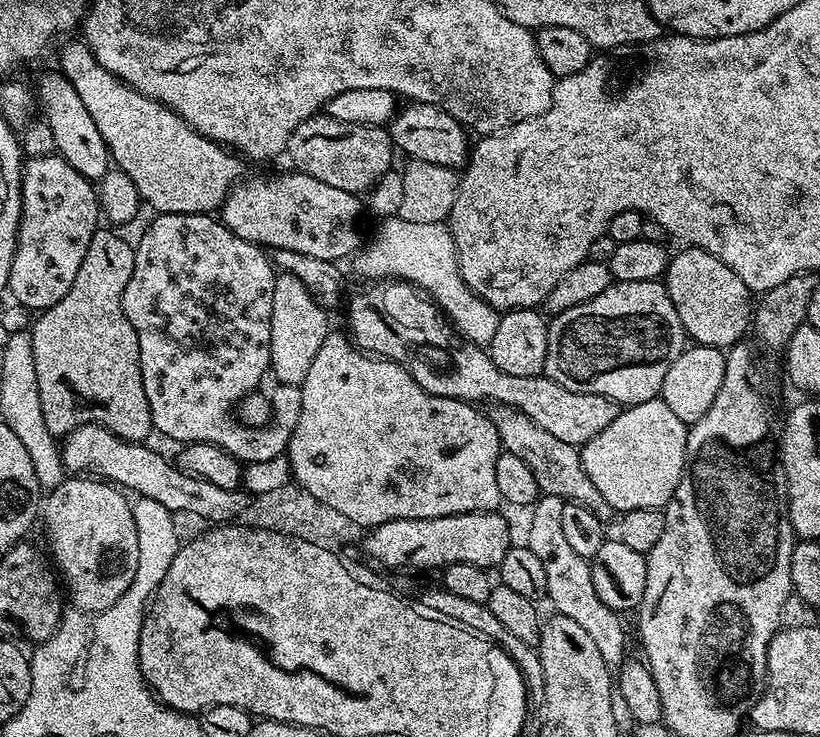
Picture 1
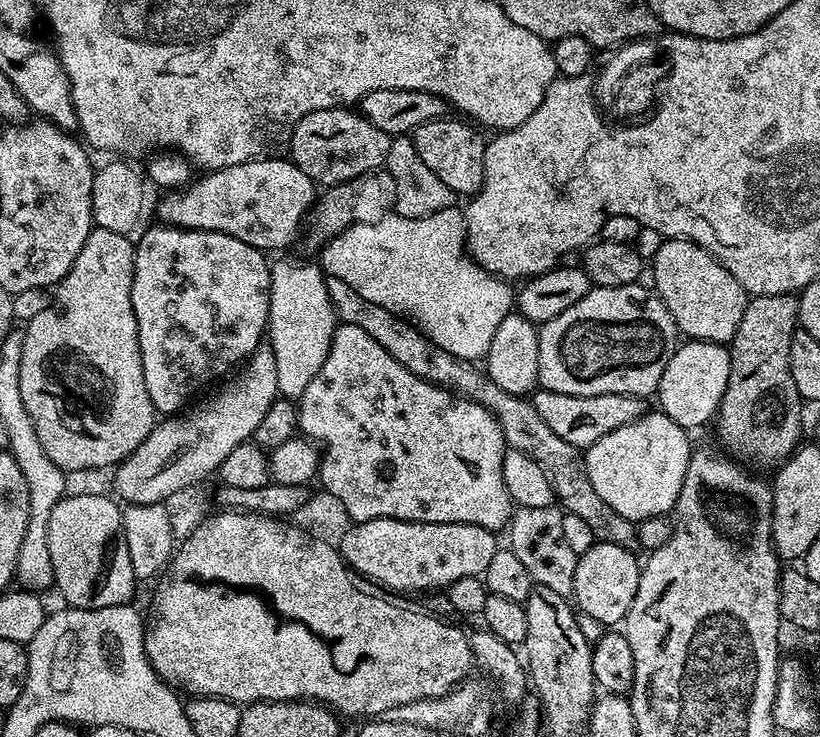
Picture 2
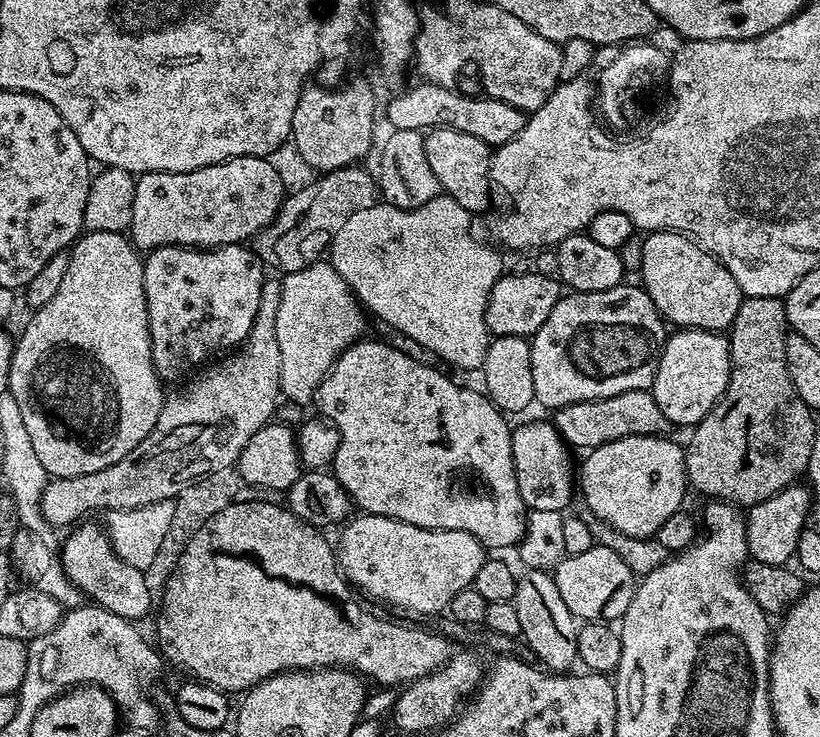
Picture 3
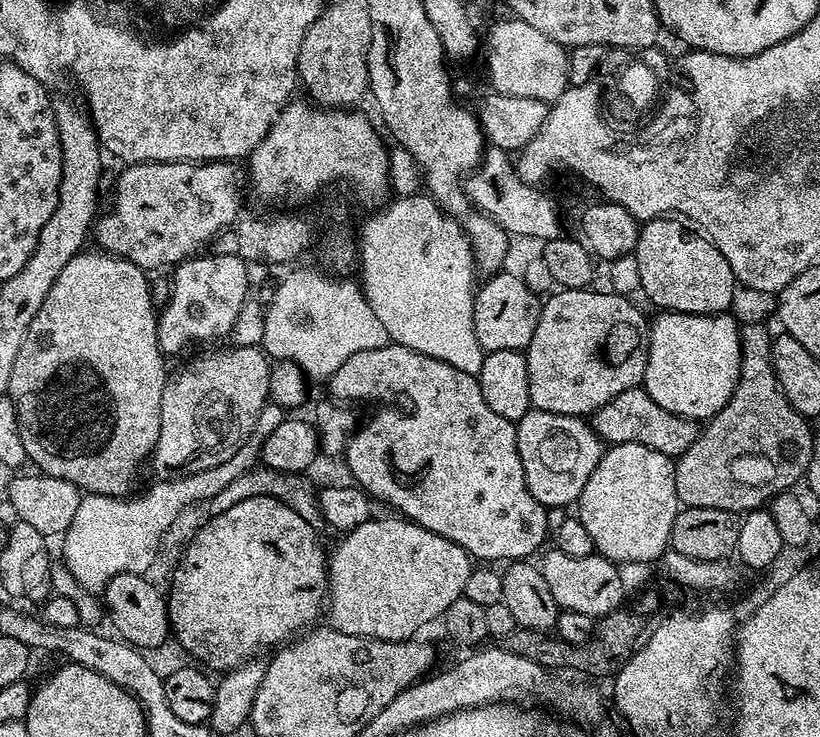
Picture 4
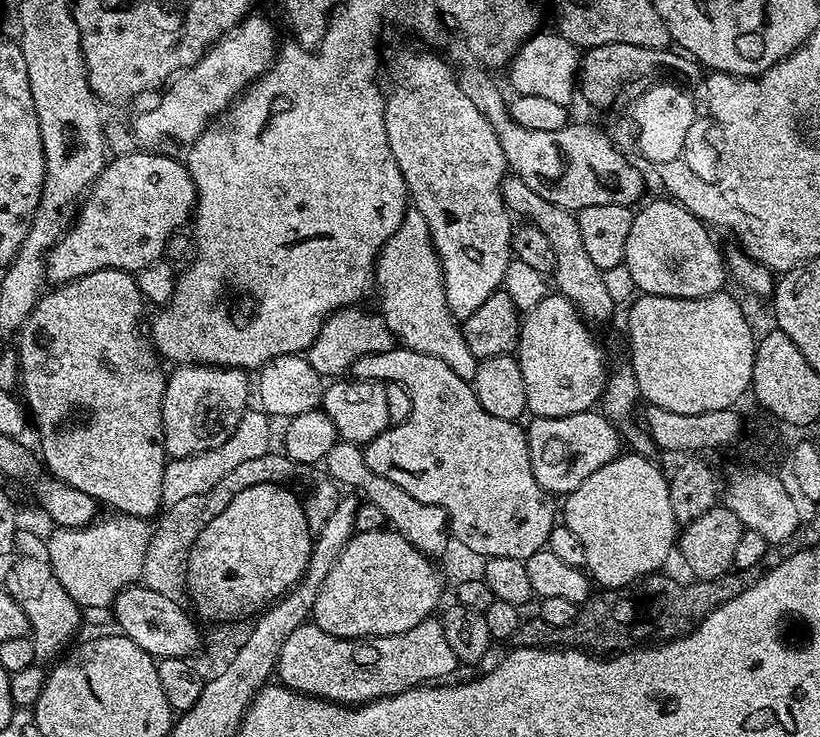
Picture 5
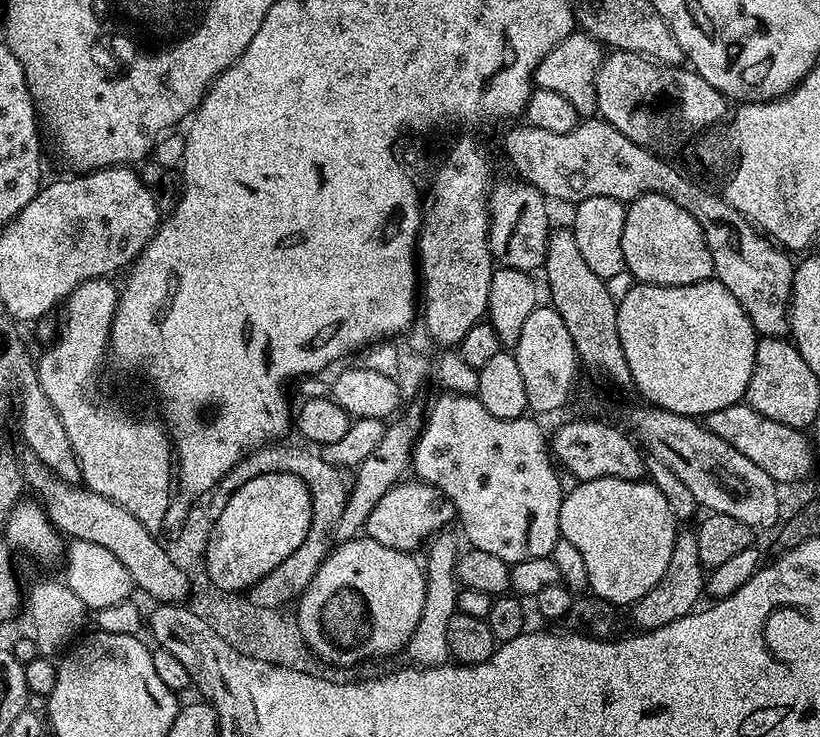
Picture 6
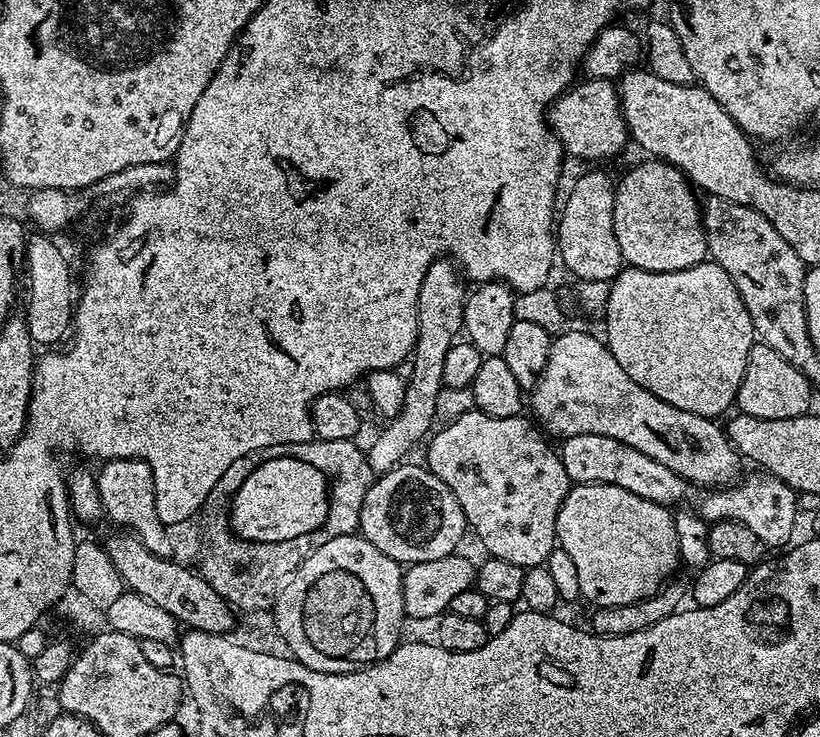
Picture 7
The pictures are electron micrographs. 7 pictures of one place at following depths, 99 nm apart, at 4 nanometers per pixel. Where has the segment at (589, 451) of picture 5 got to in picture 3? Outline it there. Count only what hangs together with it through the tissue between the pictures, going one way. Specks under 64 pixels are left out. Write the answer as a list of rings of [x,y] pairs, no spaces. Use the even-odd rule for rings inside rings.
[[[528,420],[512,428],[514,474],[518,478],[518,494],[528,510],[552,510],[563,513],[574,492],[574,464],[569,445],[565,443],[555,423]]]

